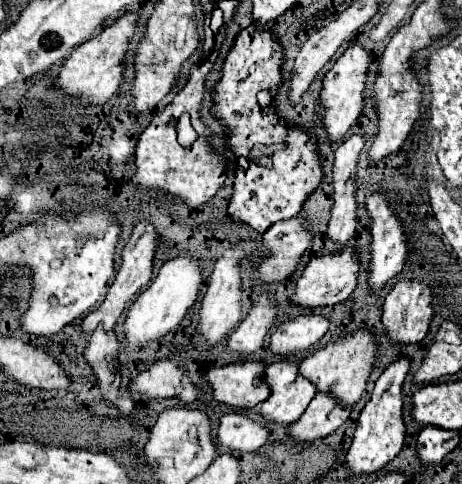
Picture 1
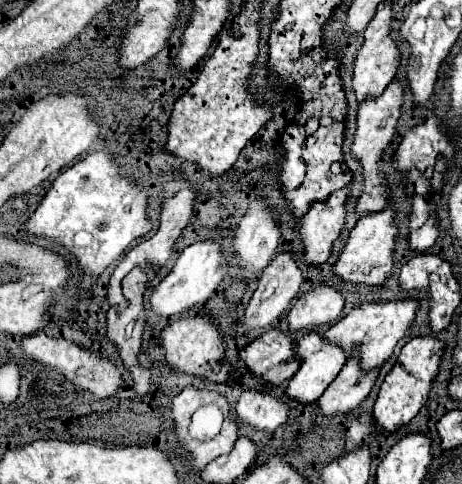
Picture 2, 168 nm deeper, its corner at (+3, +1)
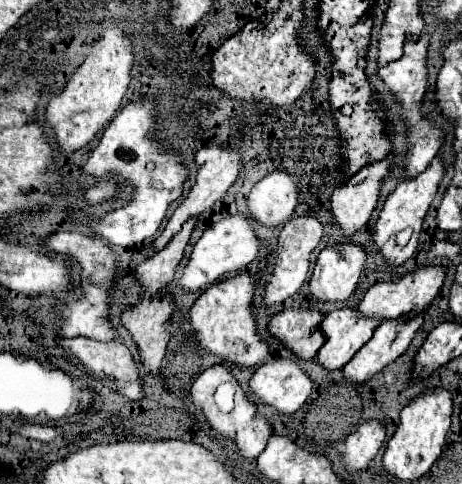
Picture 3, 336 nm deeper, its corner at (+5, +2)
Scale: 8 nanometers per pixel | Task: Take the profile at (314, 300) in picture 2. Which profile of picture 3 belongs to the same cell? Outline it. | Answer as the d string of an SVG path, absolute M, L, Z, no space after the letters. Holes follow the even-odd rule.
M339 239L335 243L329 243L321 249L315 271L311 275L309 281L309 289L311 289L311 297L321 299L321 301L345 301L353 289L357 287L359 275L363 271L365 259L367 259L367 249L359 243L353 243L351 239Z

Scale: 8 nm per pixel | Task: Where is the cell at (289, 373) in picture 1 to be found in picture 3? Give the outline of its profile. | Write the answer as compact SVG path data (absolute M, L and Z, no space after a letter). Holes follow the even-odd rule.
M343 307L327 313L321 323L327 341L321 347L317 361L327 369L345 367L351 357L371 339L377 327L379 323L375 323L375 319L363 319L357 307Z

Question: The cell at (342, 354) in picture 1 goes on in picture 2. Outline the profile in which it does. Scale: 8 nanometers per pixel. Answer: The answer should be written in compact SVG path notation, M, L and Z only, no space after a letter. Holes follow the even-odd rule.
M395 300L395 302L375 302L375 304L363 304L355 310L351 310L345 318L341 318L337 324L333 324L325 332L325 340L341 348L347 356L353 356L353 352L359 354L363 372L369 372L373 368L379 368L383 362L389 360L393 354L393 348L397 340L405 334L405 330L411 326L417 312L415 300Z

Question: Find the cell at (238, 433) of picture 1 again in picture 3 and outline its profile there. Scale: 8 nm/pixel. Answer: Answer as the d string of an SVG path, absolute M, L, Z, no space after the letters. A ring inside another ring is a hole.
M295 355L265 361L257 367L249 385L263 403L285 415L295 413L313 391L313 381L303 367L303 359Z

